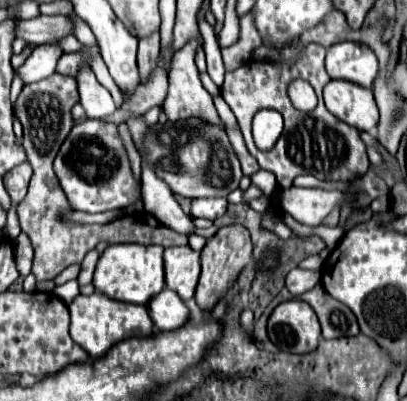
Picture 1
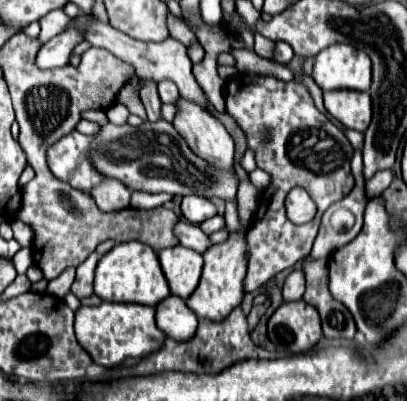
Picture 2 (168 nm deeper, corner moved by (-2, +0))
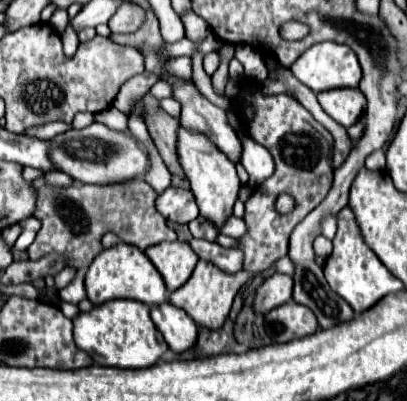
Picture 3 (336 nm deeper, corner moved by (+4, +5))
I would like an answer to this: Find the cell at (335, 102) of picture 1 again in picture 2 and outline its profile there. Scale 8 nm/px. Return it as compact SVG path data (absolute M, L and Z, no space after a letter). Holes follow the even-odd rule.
M325 91L325 109L347 129L365 131L371 123L371 97L367 91Z

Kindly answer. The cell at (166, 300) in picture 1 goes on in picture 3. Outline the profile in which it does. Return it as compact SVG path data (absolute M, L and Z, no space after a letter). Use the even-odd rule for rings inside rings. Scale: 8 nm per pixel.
M173 304L151 306L151 318L175 354L191 350L193 342L197 342L197 324Z

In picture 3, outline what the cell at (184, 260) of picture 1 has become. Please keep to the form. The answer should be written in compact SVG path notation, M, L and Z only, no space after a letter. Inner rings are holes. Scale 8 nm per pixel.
M179 240L149 246L145 254L153 262L153 266L159 270L159 274L163 276L169 292L181 288L189 280L199 260L197 254L191 250L191 246Z

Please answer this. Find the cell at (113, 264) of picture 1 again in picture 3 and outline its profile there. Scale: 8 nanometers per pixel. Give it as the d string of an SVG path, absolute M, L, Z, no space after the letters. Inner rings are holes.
M119 242L117 246L107 248L99 256L95 256L85 274L85 292L93 306L115 298L129 298L147 306L161 304L167 300L167 288L165 282L161 282L161 274L157 274L157 268L149 262L145 252L125 242Z

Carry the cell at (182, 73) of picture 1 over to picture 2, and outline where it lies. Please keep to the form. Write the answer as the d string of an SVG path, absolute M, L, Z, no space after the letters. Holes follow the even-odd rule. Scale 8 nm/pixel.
M179 97L175 105L177 115L173 125L187 139L191 151L217 167L233 169L235 143L225 125L205 107L199 107L183 97Z

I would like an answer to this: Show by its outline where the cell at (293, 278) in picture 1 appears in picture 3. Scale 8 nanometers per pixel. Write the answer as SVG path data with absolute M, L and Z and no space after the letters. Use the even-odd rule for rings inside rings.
M273 274L267 278L257 290L253 298L253 310L257 314L267 314L273 308L285 304L291 300L291 288L293 288L293 278L287 274Z

